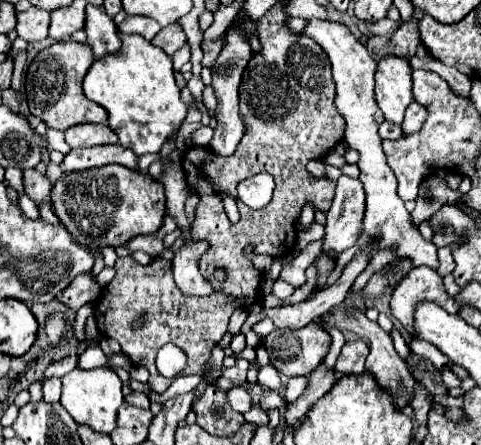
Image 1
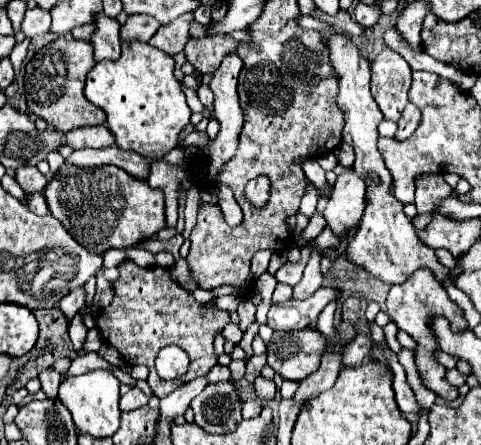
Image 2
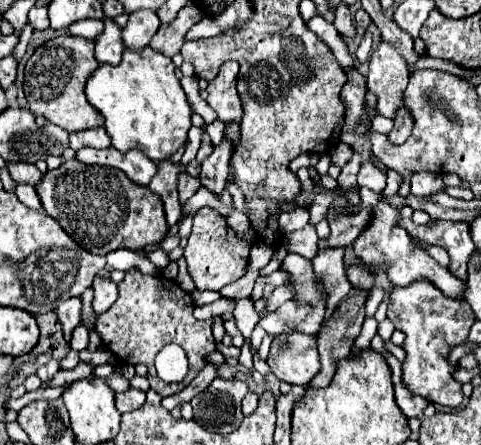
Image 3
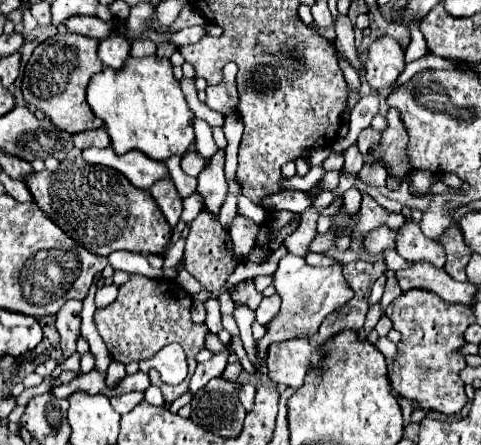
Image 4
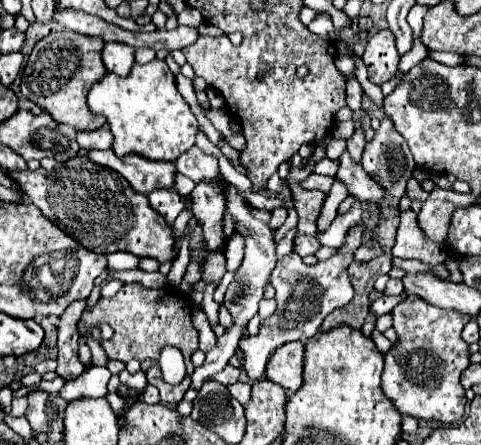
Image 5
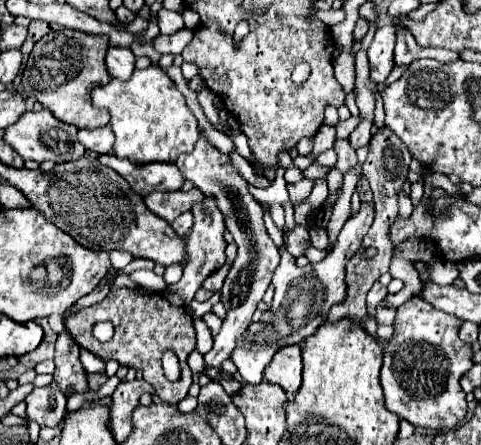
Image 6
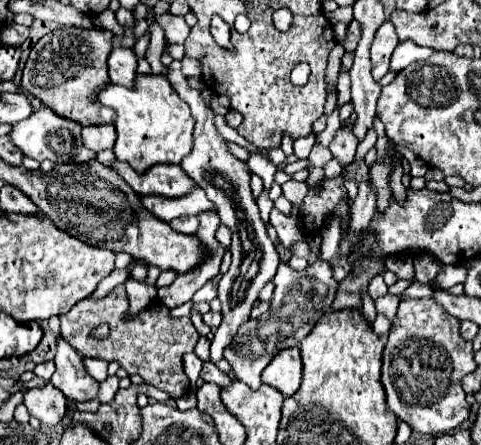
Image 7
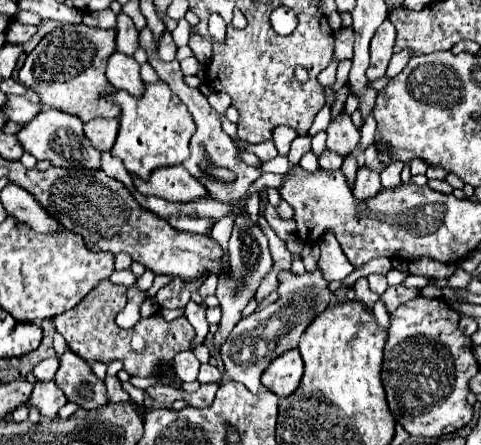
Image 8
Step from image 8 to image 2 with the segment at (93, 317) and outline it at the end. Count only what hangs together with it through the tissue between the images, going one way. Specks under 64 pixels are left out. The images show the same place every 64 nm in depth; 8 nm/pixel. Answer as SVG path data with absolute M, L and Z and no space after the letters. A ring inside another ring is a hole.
M124 262L120 266L120 278L114 282L114 302L100 310L98 312L98 318L96 318L96 328L100 332L100 336L104 338L104 342L108 342L112 348L116 348L122 358L126 360L126 364L134 366L134 364L144 364L150 368L150 376L148 376L148 384L152 388L152 392L158 396L158 398L164 398L168 396L170 392L174 392L178 386L198 378L198 376L204 376L212 370L212 366L216 364L216 352L214 352L214 334L218 330L222 330L228 322L230 322L230 316L228 312L222 312L222 310L214 310L210 306L202 306L198 304L192 294L182 288L180 285L171 278L168 269L160 266L150 266L150 268L140 268L136 266L134 262ZM164 344L176 344L176 346L182 346L182 350L188 354L190 358L190 368L188 372L180 378L180 382L162 382L158 380L158 374L154 370L154 356L160 352L160 348L164 348Z

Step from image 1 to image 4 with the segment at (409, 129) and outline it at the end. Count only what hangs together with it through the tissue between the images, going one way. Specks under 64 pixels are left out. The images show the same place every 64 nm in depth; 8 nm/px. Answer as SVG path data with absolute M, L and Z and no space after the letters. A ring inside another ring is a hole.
M390 108L386 114L386 122L388 122L388 126L382 132L380 144L376 148L370 148L364 162L368 162L368 164L384 162L388 176L396 176L400 182L404 182L406 176L412 172L412 166L408 164L408 156L406 156L408 134L404 130L398 110Z

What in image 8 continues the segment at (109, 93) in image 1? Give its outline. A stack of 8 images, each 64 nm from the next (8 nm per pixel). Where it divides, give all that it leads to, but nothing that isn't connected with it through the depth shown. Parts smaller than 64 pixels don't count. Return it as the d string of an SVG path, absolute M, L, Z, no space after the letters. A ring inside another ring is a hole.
M146 84L146 92L140 98L134 98L128 92L120 90L108 96L108 102L118 104L122 108L120 132L110 152L112 156L122 160L124 168L130 174L138 176L140 180L148 180L148 176L156 168L176 166L188 158L188 142L196 126L192 124L192 116L188 116L188 110L184 108L182 100L168 88L168 84Z

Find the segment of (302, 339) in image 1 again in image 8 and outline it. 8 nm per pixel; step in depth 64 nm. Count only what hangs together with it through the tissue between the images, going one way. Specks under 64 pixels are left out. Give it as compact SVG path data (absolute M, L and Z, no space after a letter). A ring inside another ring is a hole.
M298 350L278 356L262 374L262 384L276 396L290 396L302 378L302 356Z

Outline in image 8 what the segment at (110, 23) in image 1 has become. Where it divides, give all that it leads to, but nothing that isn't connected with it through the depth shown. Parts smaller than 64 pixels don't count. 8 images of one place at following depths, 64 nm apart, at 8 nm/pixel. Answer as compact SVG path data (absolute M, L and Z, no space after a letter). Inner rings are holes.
M114 52L108 60L106 78L116 90L126 90L130 96L144 94L144 82L140 78L140 64L120 52Z

